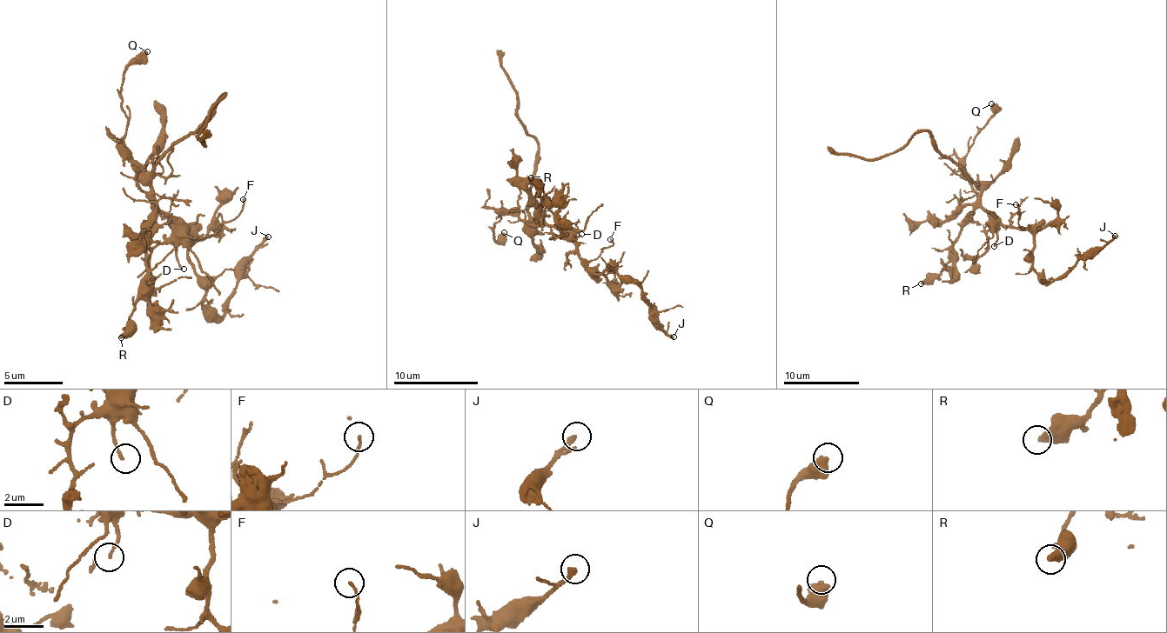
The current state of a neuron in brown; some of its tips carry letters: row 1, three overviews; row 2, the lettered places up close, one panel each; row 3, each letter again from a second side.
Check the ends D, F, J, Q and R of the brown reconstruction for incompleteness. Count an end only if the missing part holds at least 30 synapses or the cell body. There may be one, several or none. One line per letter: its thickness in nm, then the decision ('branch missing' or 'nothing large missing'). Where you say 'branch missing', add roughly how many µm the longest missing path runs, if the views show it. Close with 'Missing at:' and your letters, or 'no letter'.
D: calibre 120 nm; nothing large missing
F: calibre 120 nm; nothing large missing
J: calibre 260 nm; nothing large missing
Q: calibre 500 nm; nothing large missing
R: calibre 480 nm; nothing large missing
Missing at: no letter

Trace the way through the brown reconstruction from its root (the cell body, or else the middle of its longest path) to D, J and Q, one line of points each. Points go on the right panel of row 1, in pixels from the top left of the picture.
D: (981, 197), (982, 207), (991, 215), (994, 223), (996, 234), (994, 246)
J: (981, 197), (984, 209), (1003, 224), (1022, 227), (1034, 236), (1033, 269), (1049, 281), (1115, 236)
Q: (981, 197), (969, 181), (964, 163), (974, 137), (995, 113), (991, 103)

